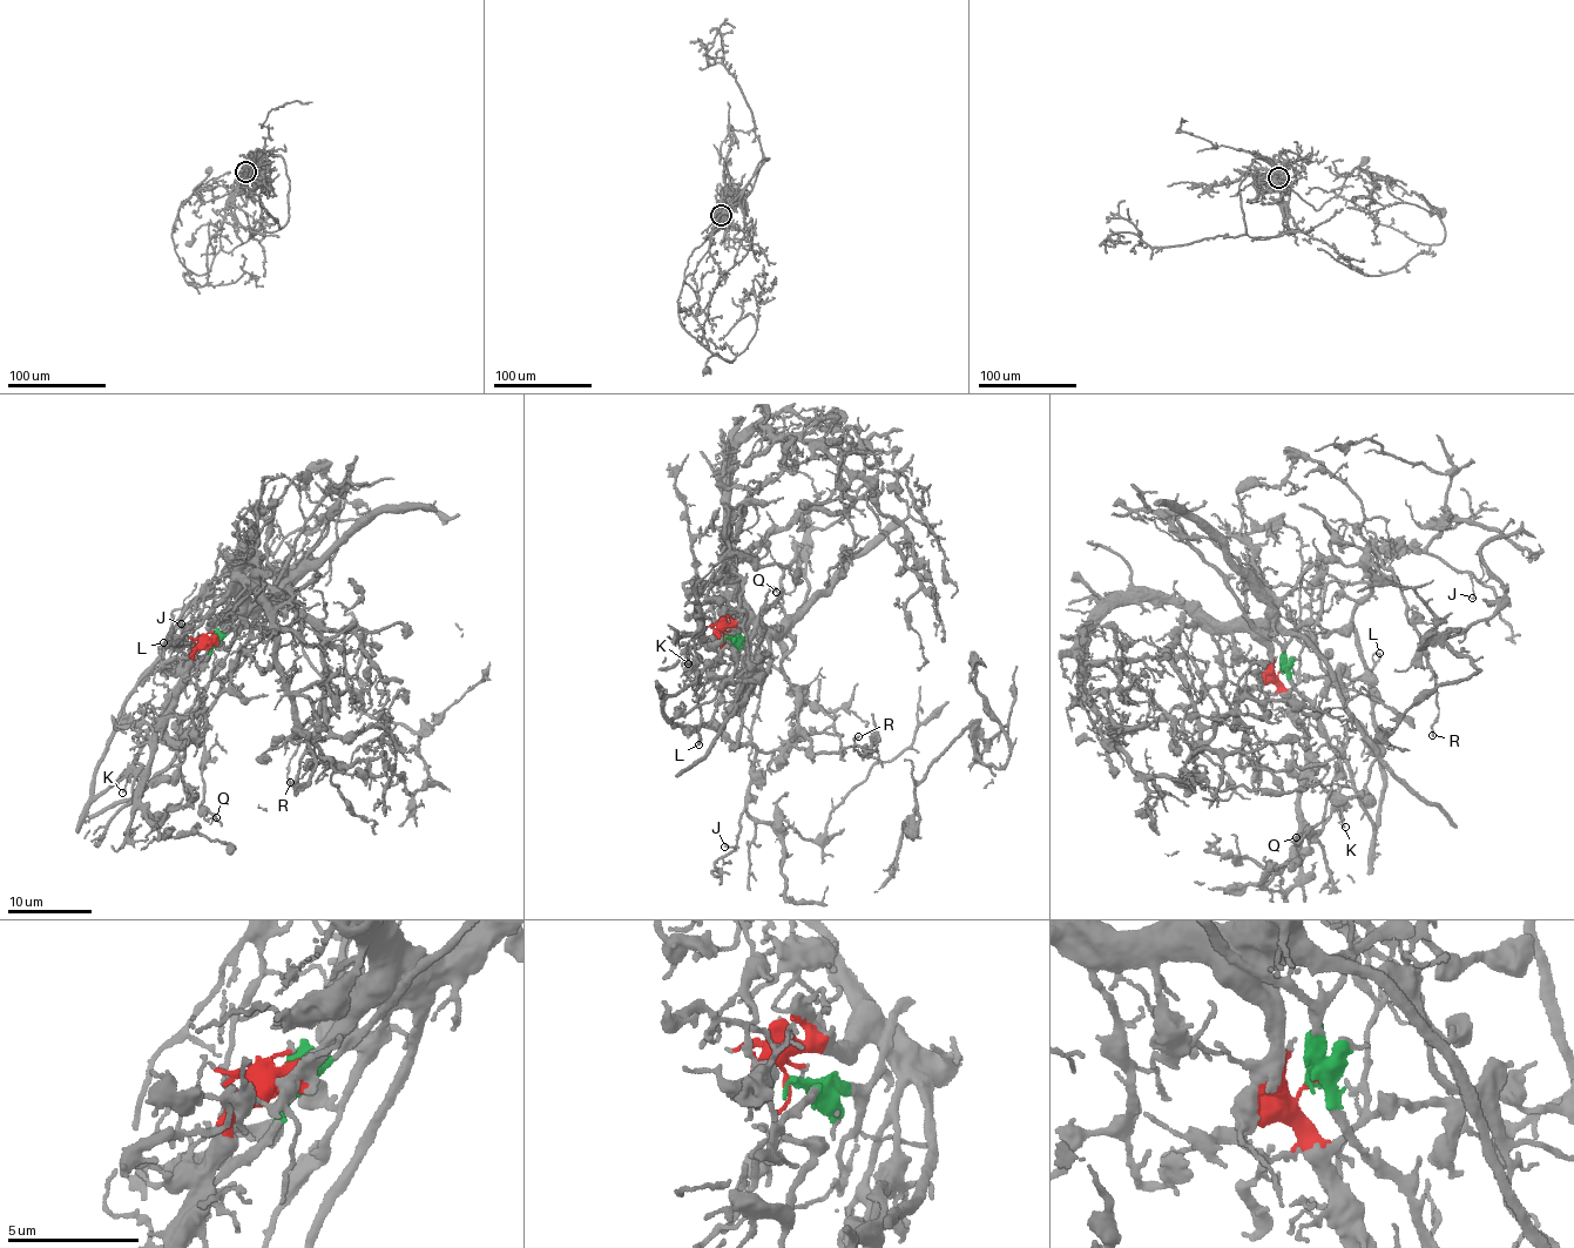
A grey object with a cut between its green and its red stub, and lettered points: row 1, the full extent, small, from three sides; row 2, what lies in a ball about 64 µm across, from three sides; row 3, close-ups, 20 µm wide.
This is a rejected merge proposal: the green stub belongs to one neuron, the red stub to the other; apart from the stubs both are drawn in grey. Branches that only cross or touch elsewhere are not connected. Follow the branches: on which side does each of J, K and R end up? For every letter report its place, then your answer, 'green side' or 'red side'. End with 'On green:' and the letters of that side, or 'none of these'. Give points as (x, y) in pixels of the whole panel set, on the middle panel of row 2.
J: place (724, 847); green side
K: place (688, 663); green side
R: place (858, 736); green side
On green: J, K, R

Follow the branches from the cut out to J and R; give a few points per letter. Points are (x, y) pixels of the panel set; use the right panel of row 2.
J: (1283, 672), (1376, 827), (1376, 690), (1355, 608), (1404, 550), (1465, 571), (1472, 596)
R: (1283, 672), (1376, 827), (1376, 690), (1355, 608), (1371, 589), (1373, 548), (1436, 679), (1433, 735)

